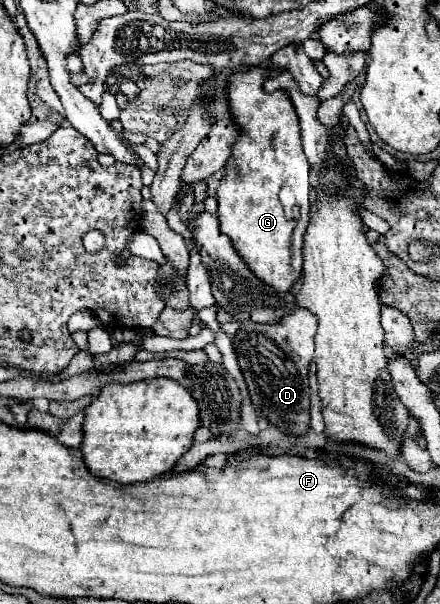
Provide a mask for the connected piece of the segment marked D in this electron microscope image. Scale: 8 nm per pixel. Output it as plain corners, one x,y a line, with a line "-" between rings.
295,309
277,325
243,321
233,337
233,349
243,371
253,407
287,435
305,435
311,421
309,363
313,359
313,337
317,331
315,315

